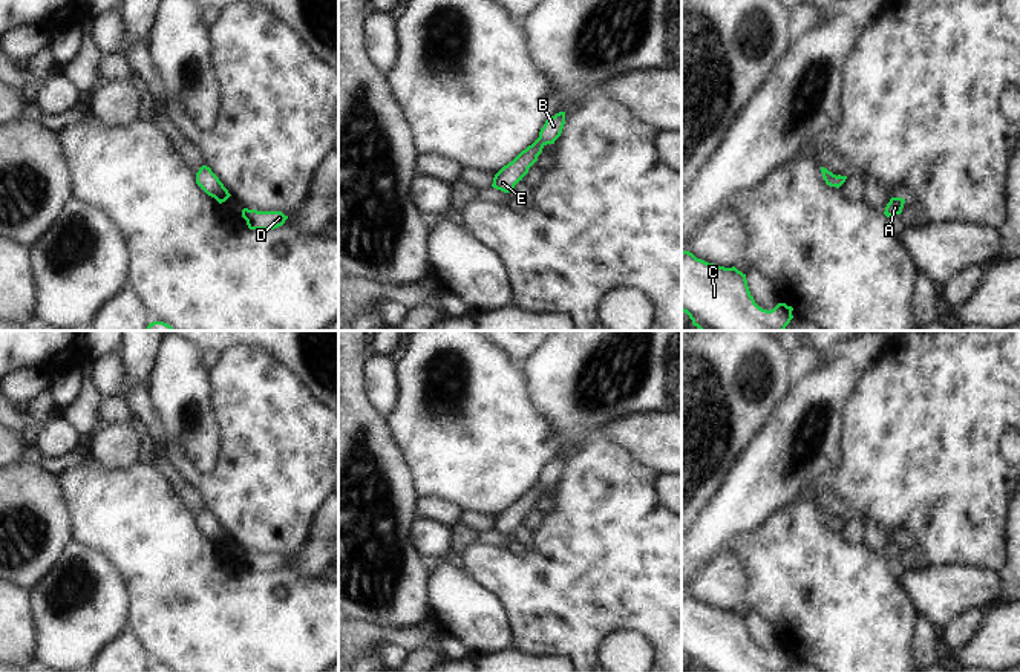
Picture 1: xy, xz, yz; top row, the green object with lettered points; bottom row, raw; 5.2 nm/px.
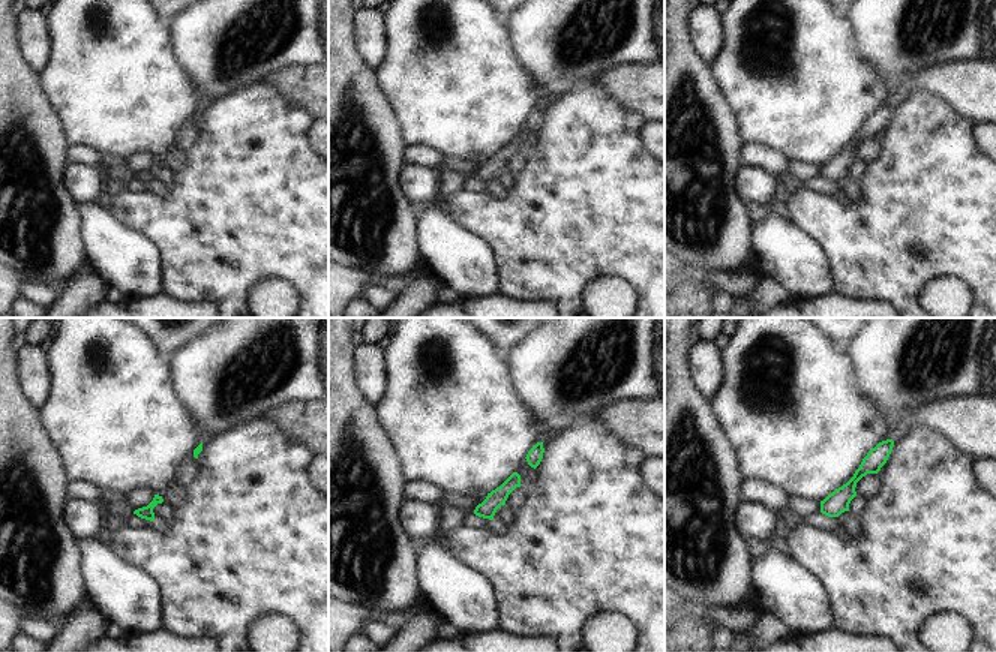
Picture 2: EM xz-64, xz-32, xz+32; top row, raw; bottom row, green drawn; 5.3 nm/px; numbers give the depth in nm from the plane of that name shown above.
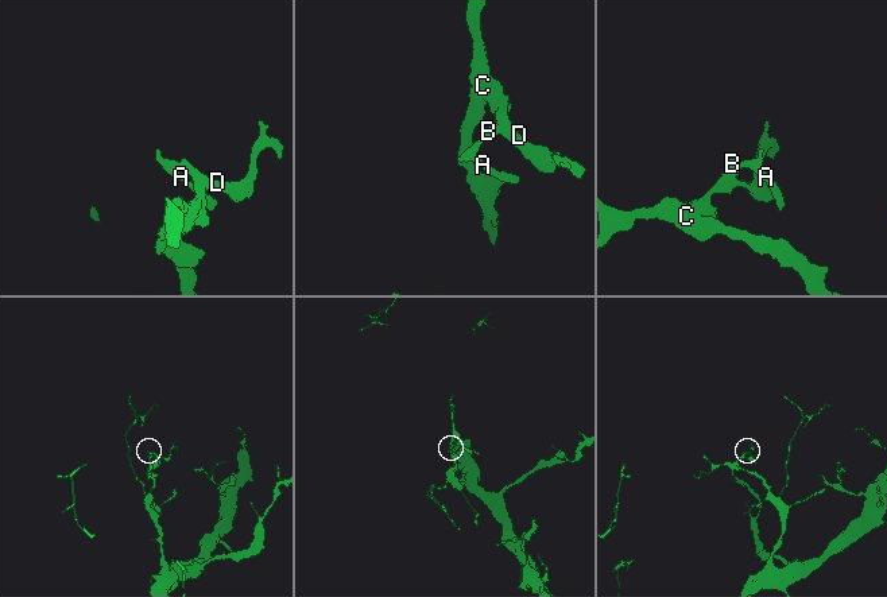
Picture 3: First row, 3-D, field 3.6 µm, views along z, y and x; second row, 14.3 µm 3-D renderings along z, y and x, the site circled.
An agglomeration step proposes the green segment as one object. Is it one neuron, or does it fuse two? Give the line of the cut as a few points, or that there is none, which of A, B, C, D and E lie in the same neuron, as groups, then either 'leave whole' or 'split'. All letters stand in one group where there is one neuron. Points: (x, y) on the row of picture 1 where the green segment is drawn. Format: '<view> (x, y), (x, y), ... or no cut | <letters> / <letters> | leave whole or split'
no cut | A B C D E | leave whole

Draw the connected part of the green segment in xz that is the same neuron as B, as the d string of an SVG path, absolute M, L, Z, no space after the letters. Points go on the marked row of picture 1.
M559 112L547 119L539 132L539 138L495 175L492 187L504 193L512 193L515 185L522 181L528 168L538 161L542 148L547 144L554 144L561 136L564 124L565 112Z

